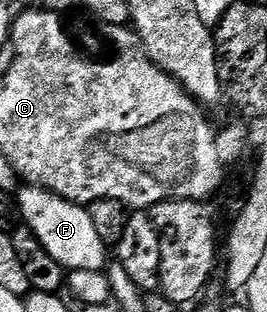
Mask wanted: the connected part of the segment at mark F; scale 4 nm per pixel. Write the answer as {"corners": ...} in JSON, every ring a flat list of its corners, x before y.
{"corners":[[24,186,18,192,18,211,23,223,35,234,38,242,46,246,50,258,57,260,65,270,98,272,109,263,109,249,102,238,98,238,98,229,94,227,94,222,90,222,90,214,85,205,72,204,45,188]]}

